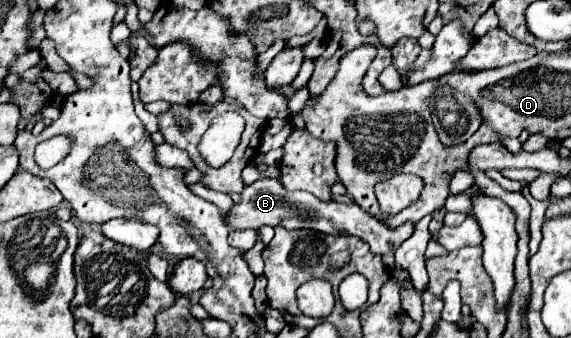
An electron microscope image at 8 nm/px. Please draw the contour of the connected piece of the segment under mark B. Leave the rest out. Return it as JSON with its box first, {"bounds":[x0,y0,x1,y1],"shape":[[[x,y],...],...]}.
{"bounds":[224,179,414,255],"shape":[[[260,179],[252,185],[246,185],[240,193],[240,201],[232,205],[232,209],[224,215],[224,223],[228,223],[230,229],[260,229],[264,225],[270,227],[284,227],[288,231],[292,229],[310,229],[320,231],[326,235],[354,235],[366,241],[376,255],[384,255],[388,251],[396,251],[412,233],[414,223],[408,221],[396,229],[388,227],[380,219],[368,215],[362,211],[356,203],[344,205],[336,201],[320,201],[312,193],[306,191],[286,191],[280,183],[280,179]]]}

